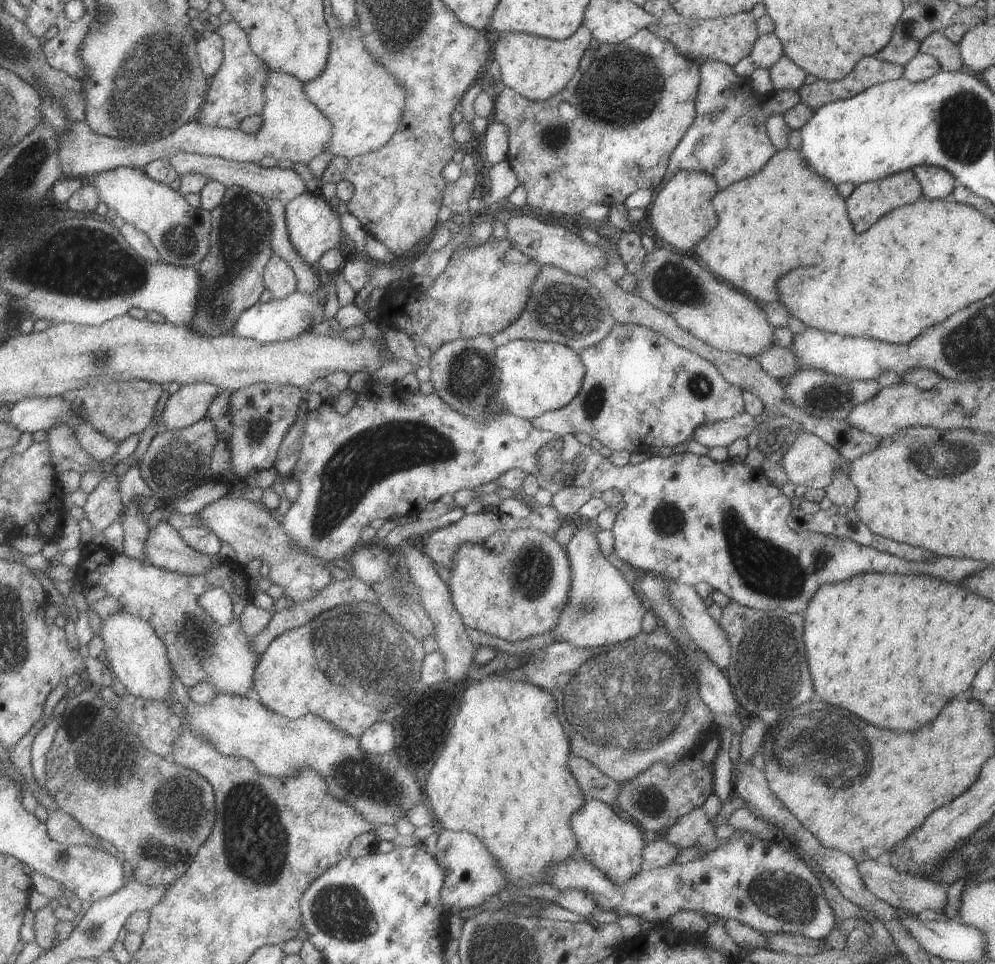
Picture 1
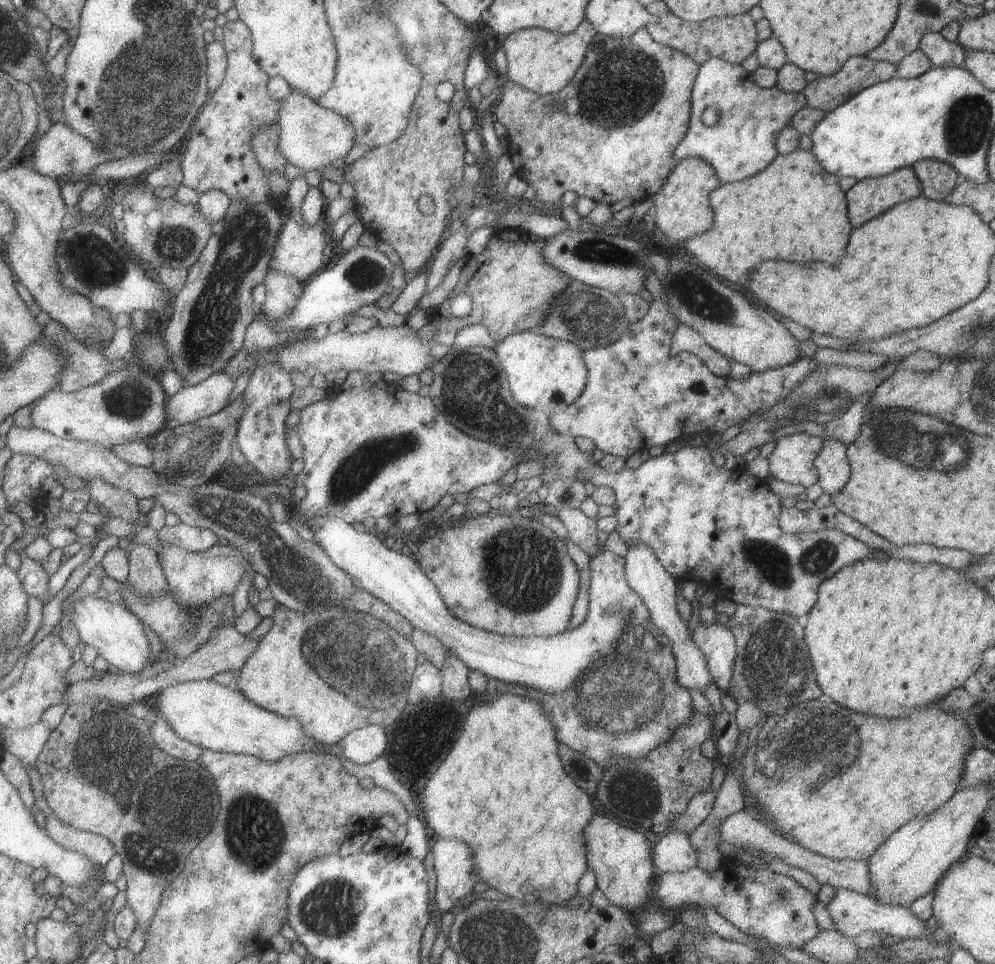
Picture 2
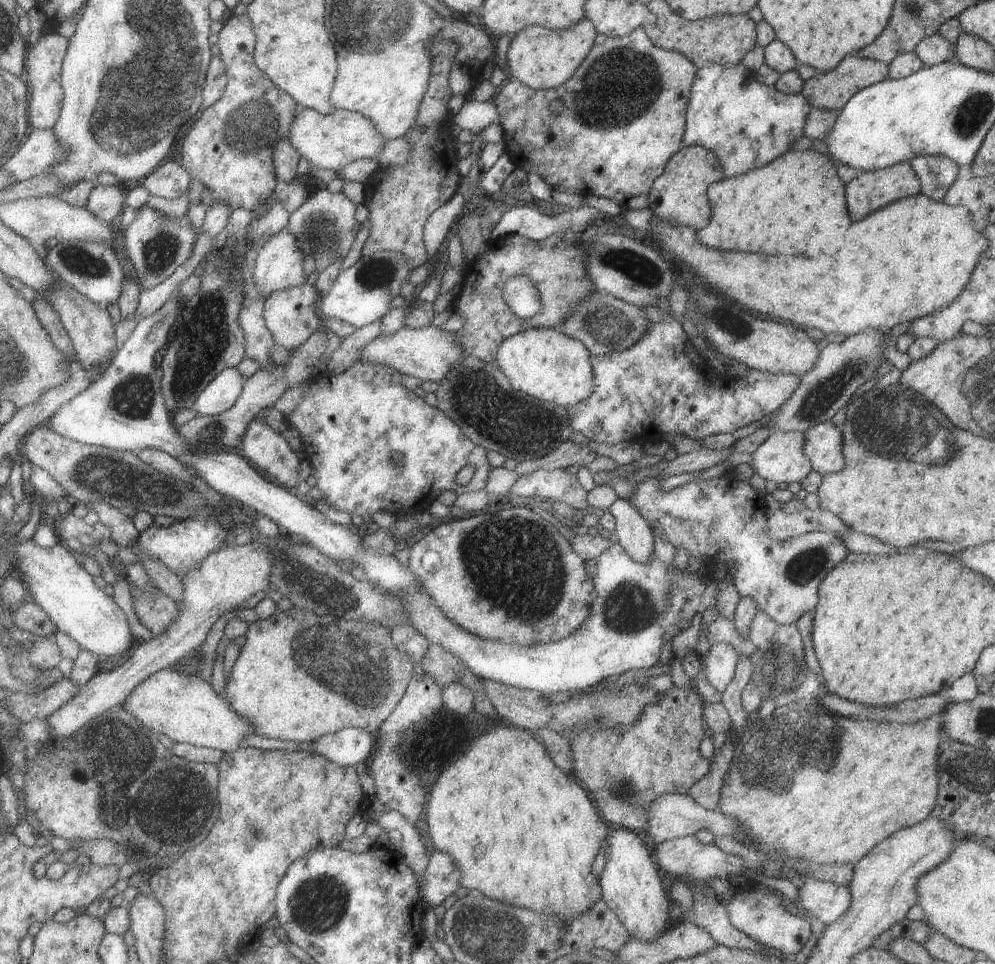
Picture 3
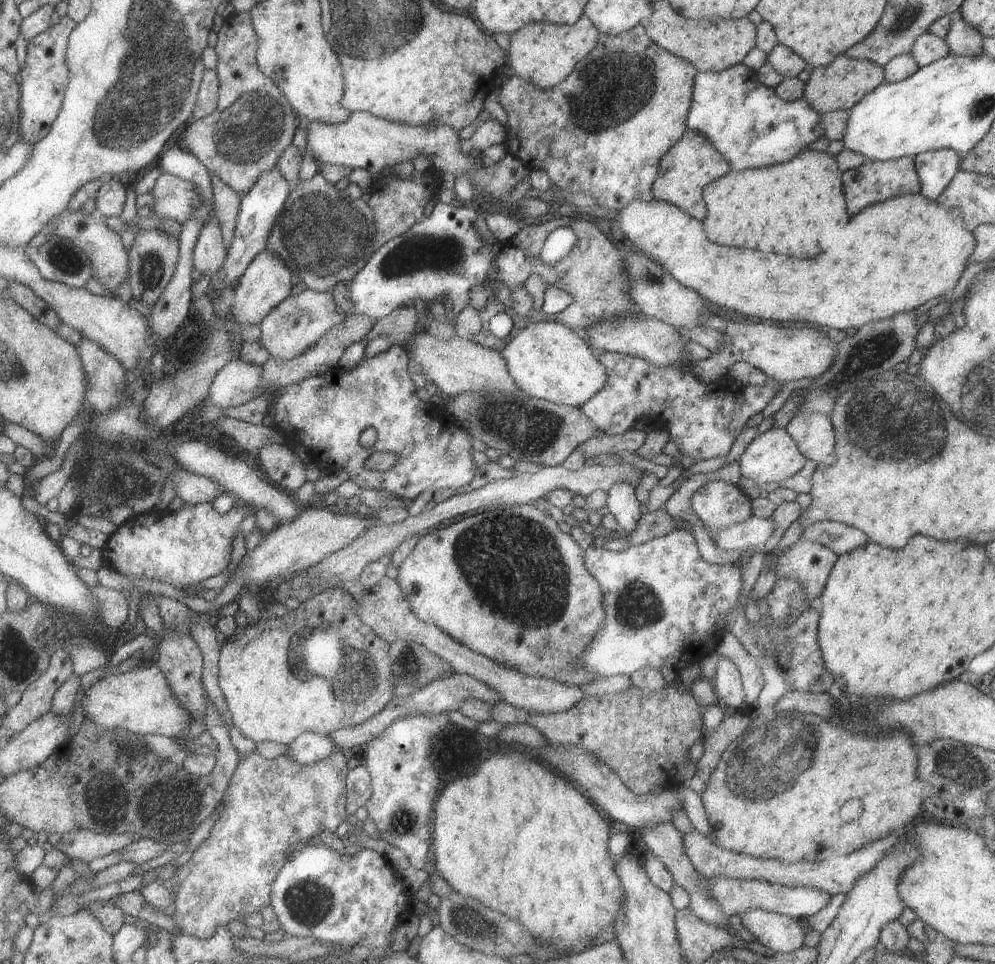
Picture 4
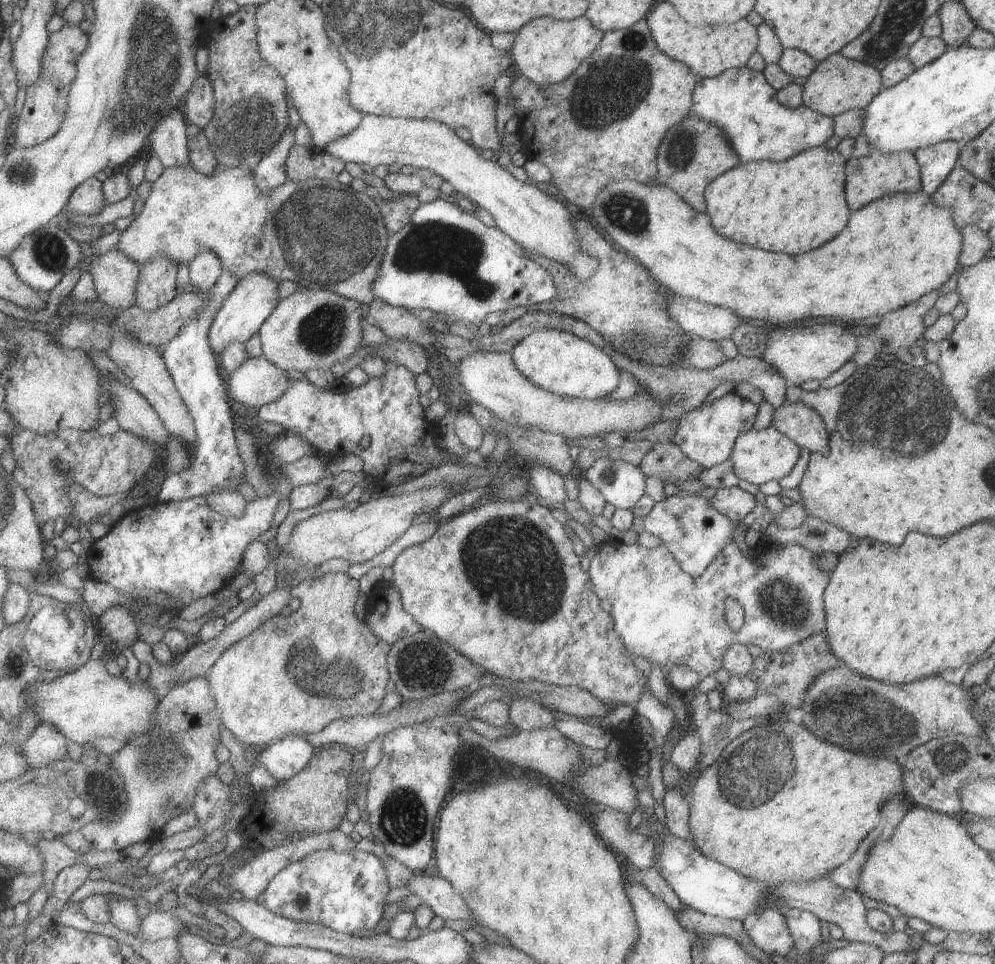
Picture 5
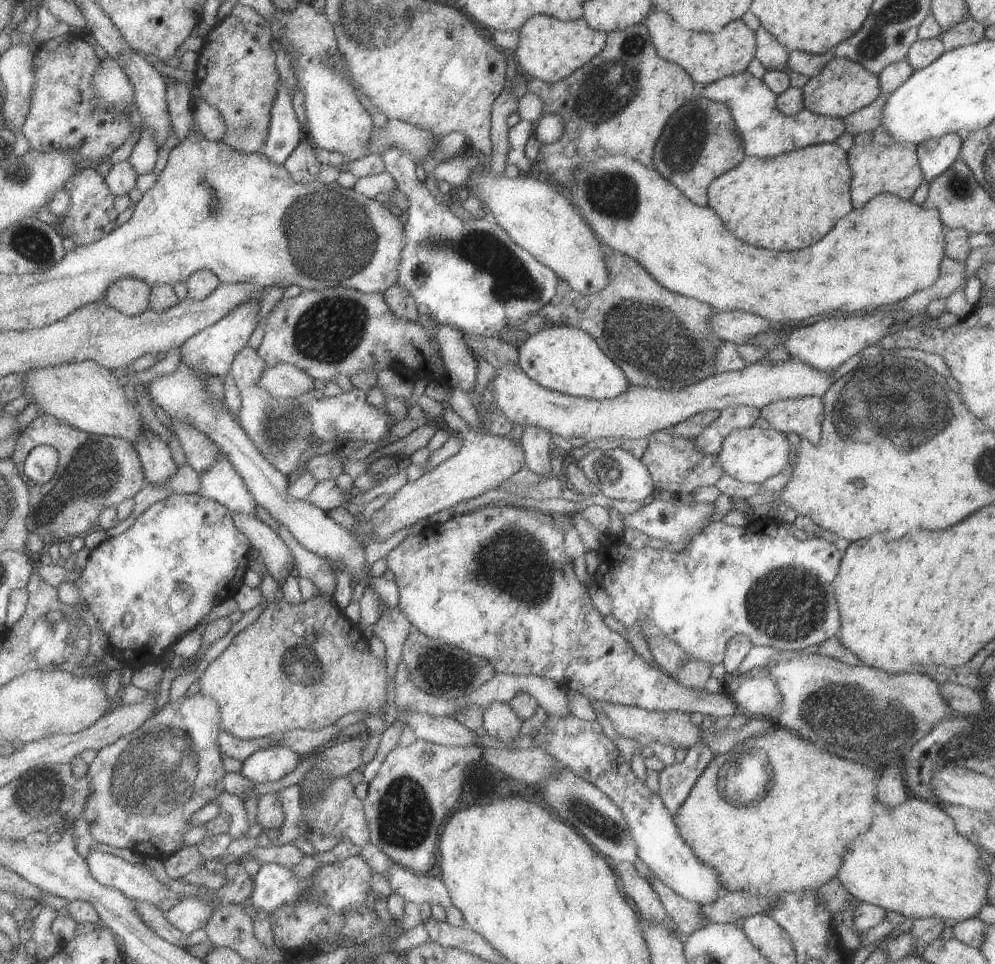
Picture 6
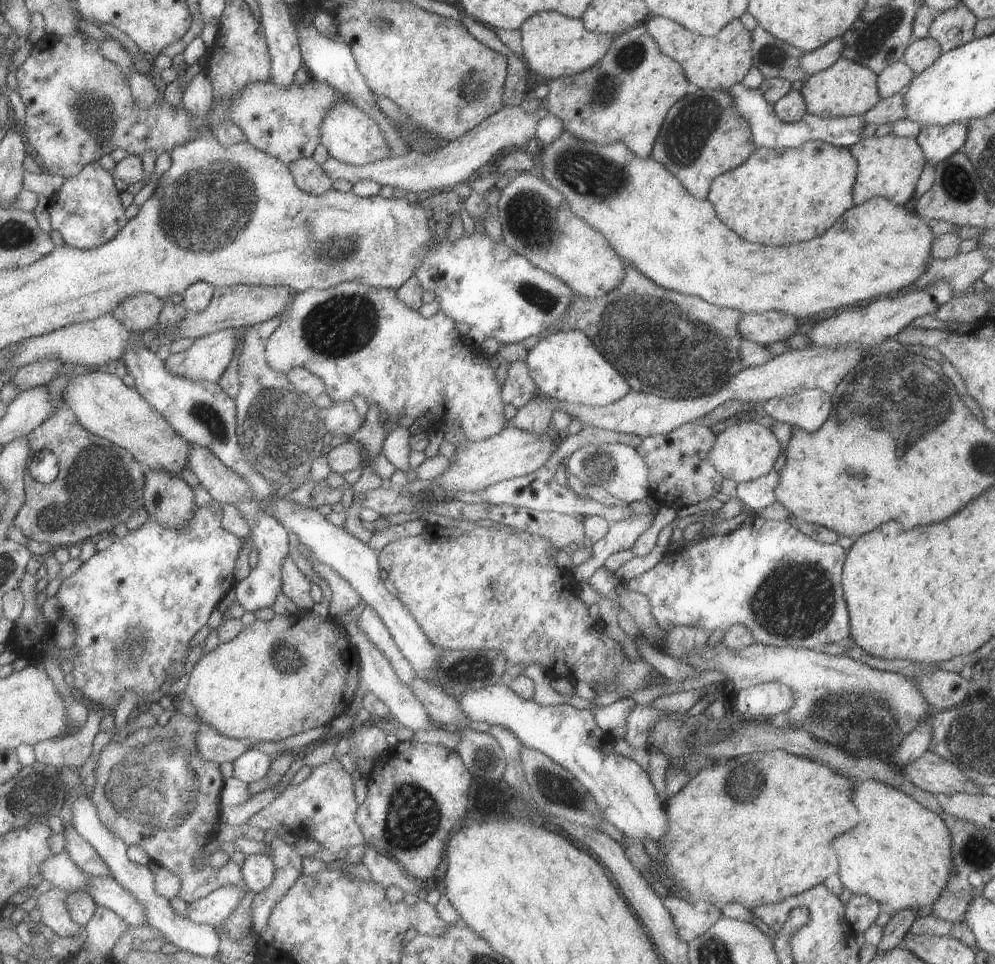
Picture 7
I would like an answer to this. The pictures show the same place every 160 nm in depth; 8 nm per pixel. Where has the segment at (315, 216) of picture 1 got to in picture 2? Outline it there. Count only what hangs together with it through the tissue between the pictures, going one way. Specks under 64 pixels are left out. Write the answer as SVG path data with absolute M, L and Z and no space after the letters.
M291 217L287 218L275 239L268 270L286 274L303 282L307 276L311 276L325 265L321 252L325 246L325 239L329 238L328 229L323 220L319 220L315 225L299 226Z

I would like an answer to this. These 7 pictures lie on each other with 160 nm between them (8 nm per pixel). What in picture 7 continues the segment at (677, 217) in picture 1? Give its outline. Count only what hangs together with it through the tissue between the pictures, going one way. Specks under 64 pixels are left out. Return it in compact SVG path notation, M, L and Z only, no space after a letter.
M696 89L693 94L685 94L678 98L664 114L664 119L658 128L650 156L662 166L665 166L671 174L677 176L683 188L695 196L695 198L707 198L709 185L715 176L725 171L737 168L754 150L750 126L748 122L737 112L729 91L719 89Z

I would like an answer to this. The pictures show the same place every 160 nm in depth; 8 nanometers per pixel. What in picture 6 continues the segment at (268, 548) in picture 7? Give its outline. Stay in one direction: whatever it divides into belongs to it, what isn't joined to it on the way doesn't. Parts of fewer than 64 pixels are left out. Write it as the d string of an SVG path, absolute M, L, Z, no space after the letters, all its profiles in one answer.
M217 446L217 460L209 470L197 474L199 490L194 494L215 500L225 506L230 512L241 514L253 514L257 505L252 495L247 491L245 482L239 478L239 474L233 470L229 460L223 456L223 452Z

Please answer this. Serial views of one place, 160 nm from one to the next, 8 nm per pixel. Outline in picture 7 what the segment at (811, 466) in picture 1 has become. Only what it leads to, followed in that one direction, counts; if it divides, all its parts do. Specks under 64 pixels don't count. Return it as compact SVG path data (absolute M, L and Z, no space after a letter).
M737 421L714 436L714 443L707 453L709 462L723 477L736 483L749 482L767 474L775 466L776 458L783 451L770 428L749 421Z

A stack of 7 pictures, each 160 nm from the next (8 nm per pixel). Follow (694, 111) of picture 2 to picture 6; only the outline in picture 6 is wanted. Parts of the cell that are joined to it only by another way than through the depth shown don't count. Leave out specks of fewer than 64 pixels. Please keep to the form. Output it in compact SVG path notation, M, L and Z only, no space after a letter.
M747 71L705 85L701 95L697 97L723 103L728 108L747 156L772 157L809 145L832 143L845 131L843 119L839 117L824 117L805 108L793 116L778 112L776 94L762 80L751 76Z

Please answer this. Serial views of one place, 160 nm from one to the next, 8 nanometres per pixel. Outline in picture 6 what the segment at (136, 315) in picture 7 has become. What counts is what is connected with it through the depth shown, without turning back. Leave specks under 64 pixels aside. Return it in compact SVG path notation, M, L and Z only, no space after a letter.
M133 277L112 282L104 292L103 302L128 317L149 309L150 286Z

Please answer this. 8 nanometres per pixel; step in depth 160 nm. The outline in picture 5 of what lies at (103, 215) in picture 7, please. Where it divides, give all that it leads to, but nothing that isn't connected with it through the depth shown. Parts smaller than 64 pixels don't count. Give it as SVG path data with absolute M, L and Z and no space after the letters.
M89 177L78 184L69 195L65 212L95 216L102 212L106 205L101 183L96 177Z

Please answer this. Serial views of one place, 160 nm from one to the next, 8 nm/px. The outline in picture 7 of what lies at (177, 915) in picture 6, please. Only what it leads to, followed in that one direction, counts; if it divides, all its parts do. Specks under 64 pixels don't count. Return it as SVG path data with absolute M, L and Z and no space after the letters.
M225 885L216 888L206 897L187 904L187 916L194 923L205 923L215 928L237 908L247 891L245 885Z

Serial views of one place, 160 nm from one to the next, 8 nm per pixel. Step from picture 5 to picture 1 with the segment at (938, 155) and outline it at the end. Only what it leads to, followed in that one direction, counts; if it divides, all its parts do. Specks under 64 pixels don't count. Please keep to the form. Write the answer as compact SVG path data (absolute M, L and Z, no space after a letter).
M917 165L912 168L912 173L919 181L922 197L925 196L931 200L947 199L957 184L956 178L953 178L953 175L944 168Z

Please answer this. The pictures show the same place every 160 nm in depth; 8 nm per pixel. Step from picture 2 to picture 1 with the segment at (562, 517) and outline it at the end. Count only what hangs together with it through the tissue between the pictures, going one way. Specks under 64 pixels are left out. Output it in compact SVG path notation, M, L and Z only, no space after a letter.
M585 518L574 520L577 528L564 546L571 573L570 591L560 619L549 633L554 634L557 641L586 649L607 647L633 639L641 632L641 617L648 610L621 571L599 551L595 539L597 530L587 526Z

